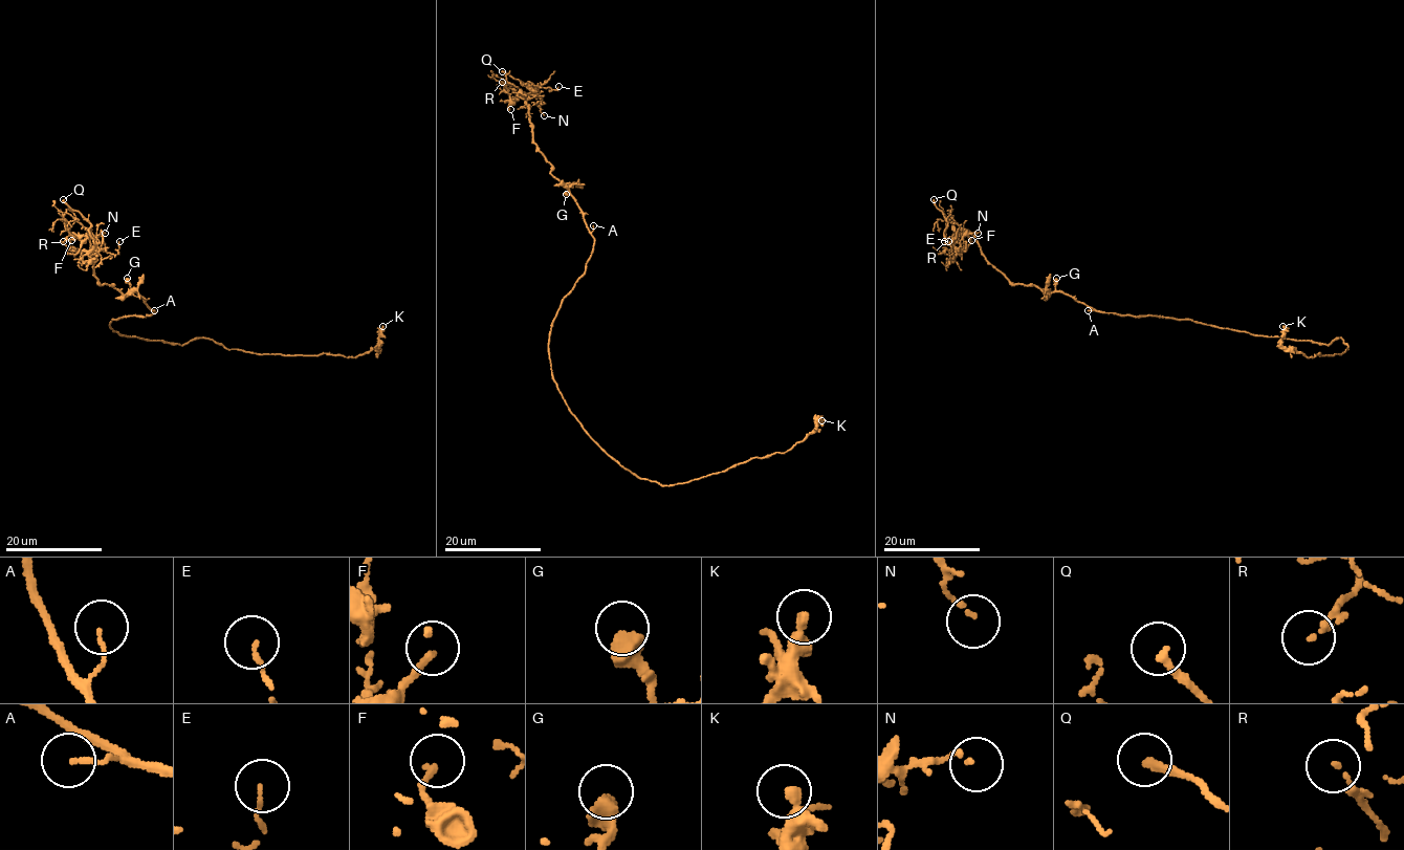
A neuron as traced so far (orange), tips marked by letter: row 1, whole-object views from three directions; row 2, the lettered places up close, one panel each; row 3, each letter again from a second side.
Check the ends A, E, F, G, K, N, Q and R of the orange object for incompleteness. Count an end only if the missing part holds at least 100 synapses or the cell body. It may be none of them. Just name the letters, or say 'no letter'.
Q

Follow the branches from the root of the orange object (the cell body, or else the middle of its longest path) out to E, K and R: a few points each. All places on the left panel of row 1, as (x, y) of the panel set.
E: (109, 325), (155, 312), (136, 292), (124, 295), (95, 277), (88, 231), (103, 259), (115, 255), (119, 241)
K: (109, 325), (122, 335), (181, 345), (207, 338), (227, 349), (255, 353), (347, 357), (377, 348), (382, 326)
R: (109, 325), (155, 312), (136, 292), (124, 295), (97, 280), (88, 230), (63, 241)

